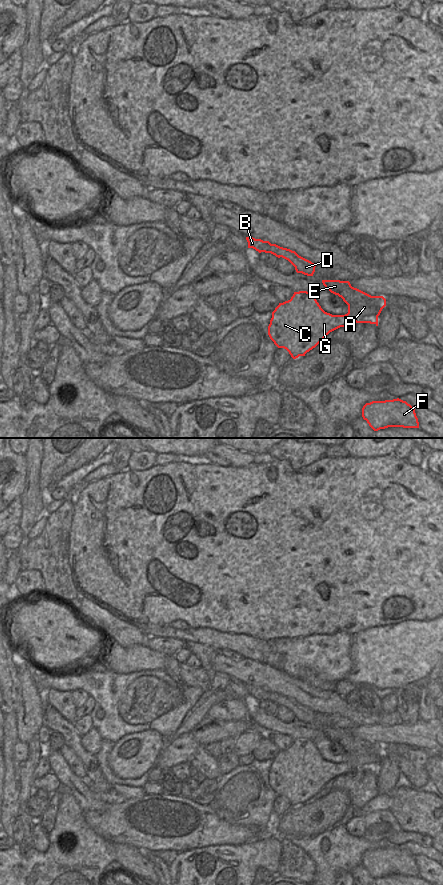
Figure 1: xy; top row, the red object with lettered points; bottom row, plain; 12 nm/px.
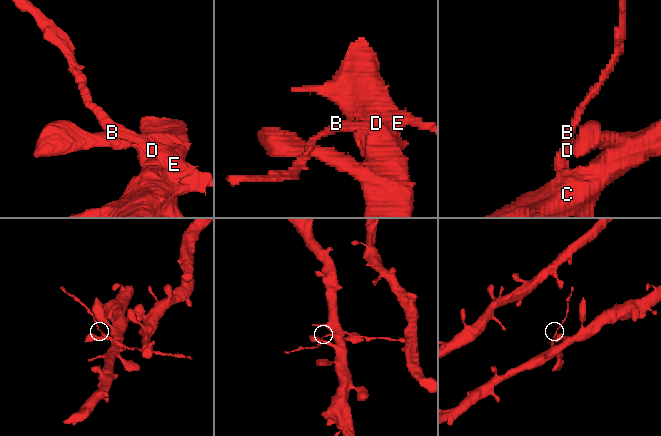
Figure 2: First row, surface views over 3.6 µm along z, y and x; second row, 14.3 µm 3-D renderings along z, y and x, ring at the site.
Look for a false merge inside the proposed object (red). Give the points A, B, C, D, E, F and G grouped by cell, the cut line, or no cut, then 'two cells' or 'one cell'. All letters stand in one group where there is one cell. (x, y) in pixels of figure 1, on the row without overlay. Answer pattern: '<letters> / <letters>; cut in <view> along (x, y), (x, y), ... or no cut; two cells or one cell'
A B D E / C F G; cut in xy along (347, 761), (354, 770); two cells

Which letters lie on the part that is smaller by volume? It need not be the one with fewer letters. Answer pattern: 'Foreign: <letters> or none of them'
Foreign: A, B, D, E

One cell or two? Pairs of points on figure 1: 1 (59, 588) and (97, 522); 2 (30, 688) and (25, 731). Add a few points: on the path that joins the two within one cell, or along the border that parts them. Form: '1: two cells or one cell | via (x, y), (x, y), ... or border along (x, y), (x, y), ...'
1: two cells | border along (70, 545), (68, 563), (71, 578), (78, 591)
2: one cell | via (30, 699), (29, 720)

